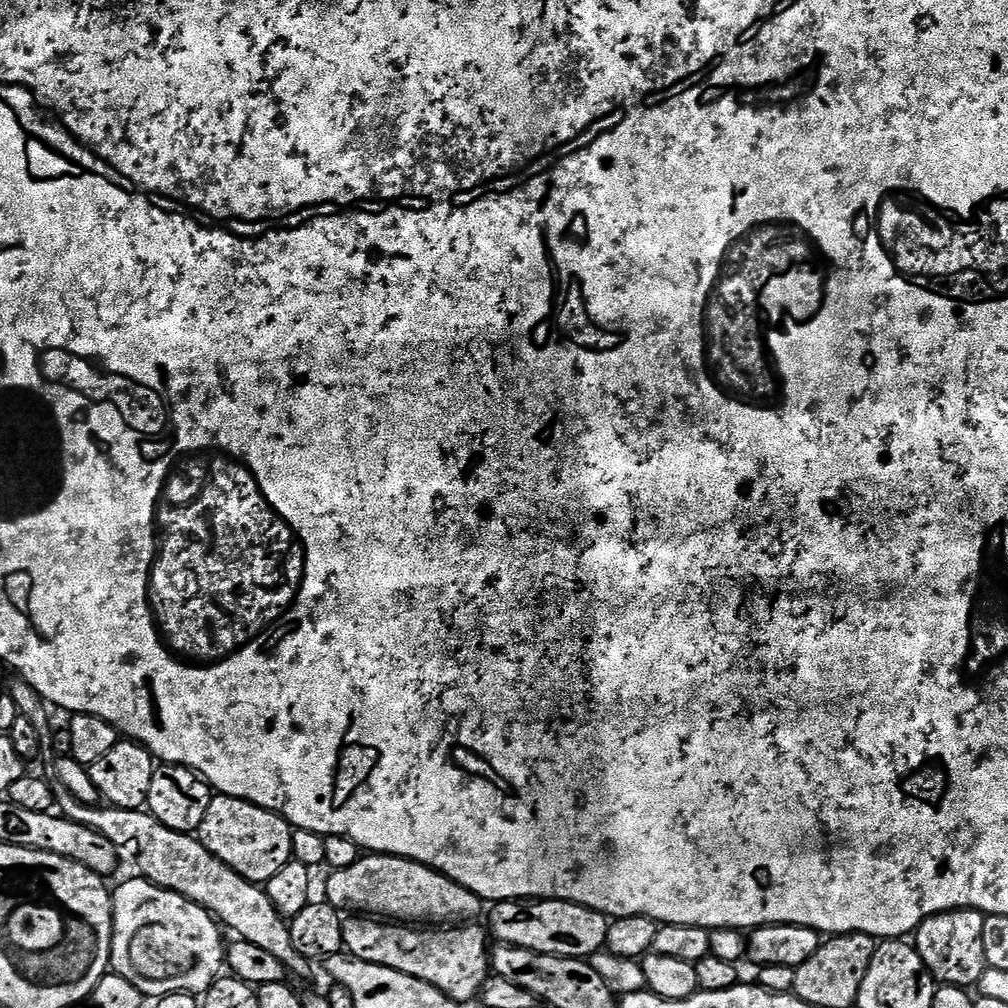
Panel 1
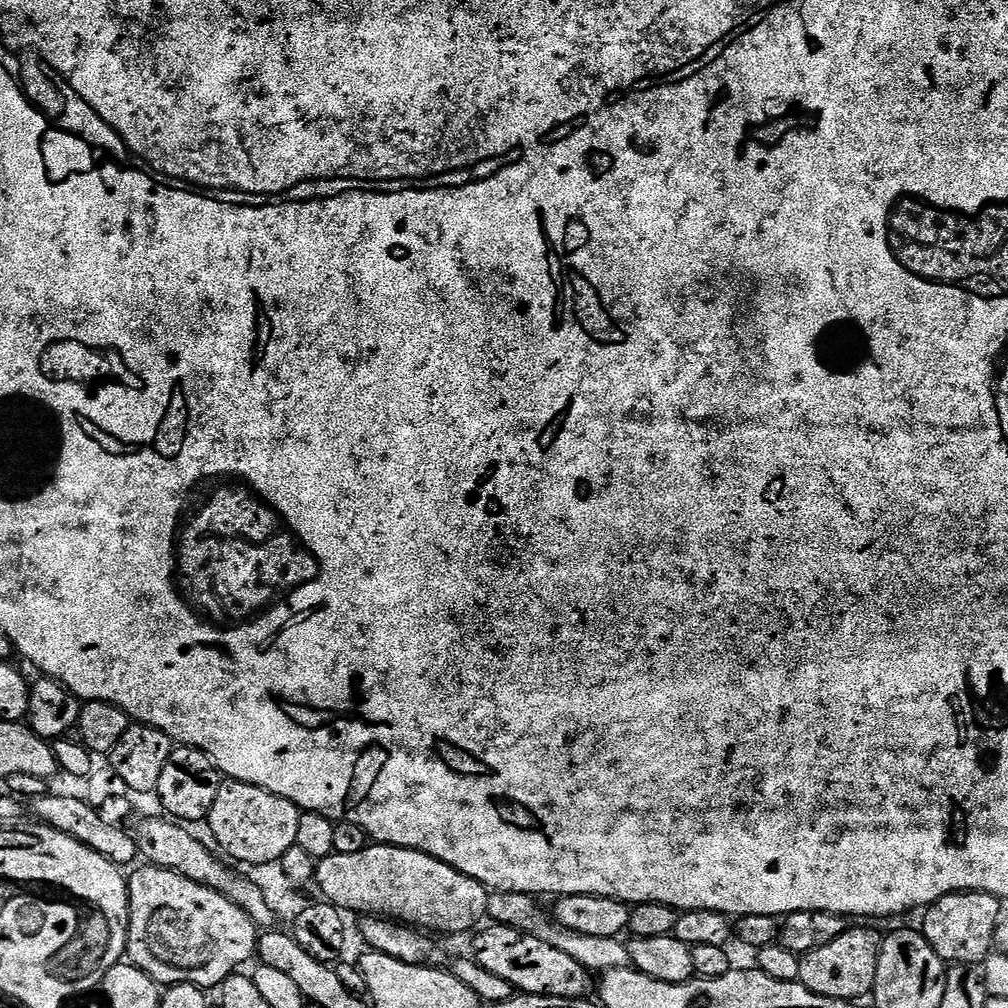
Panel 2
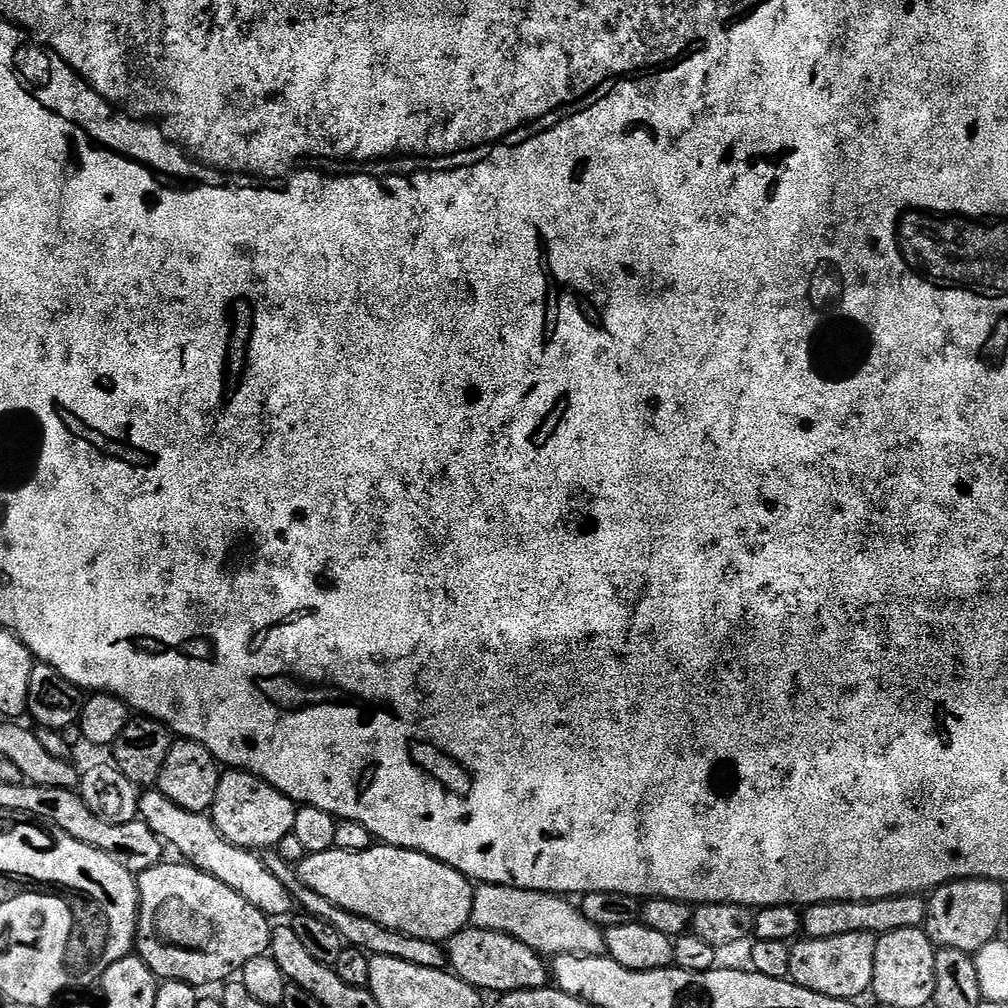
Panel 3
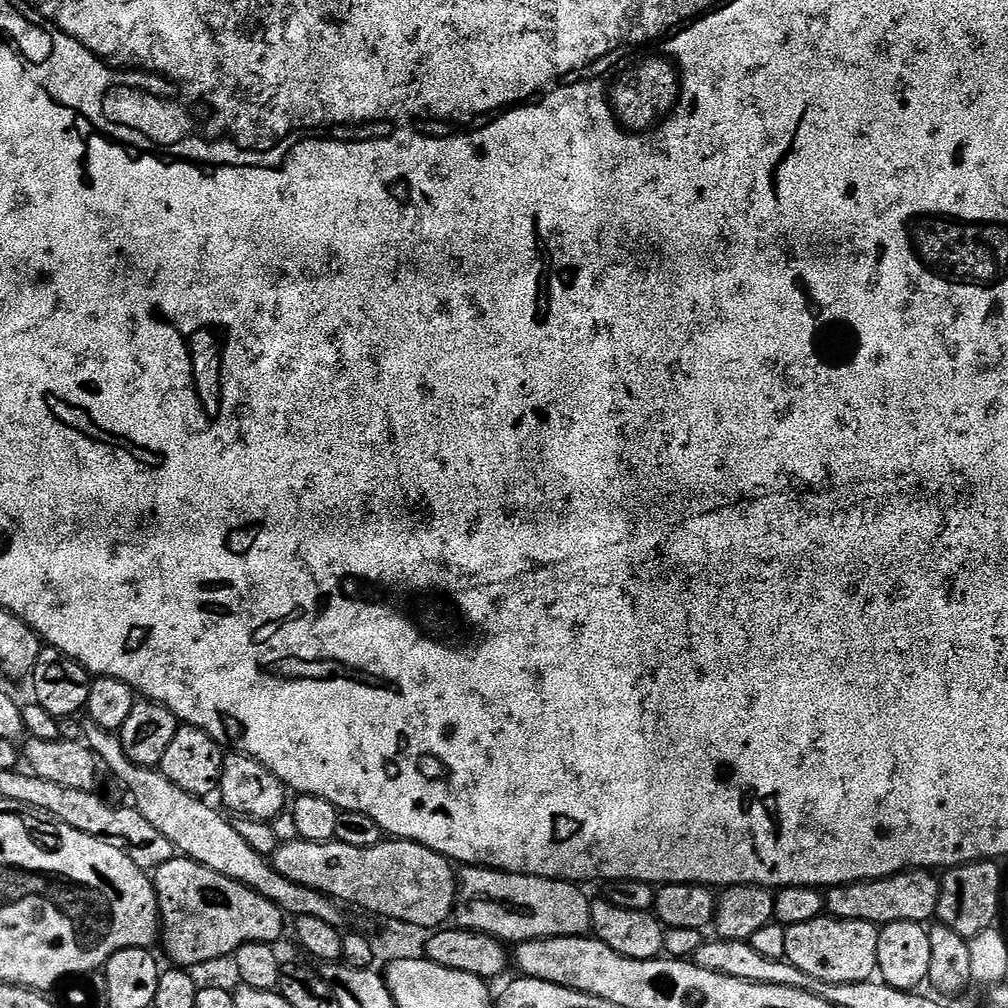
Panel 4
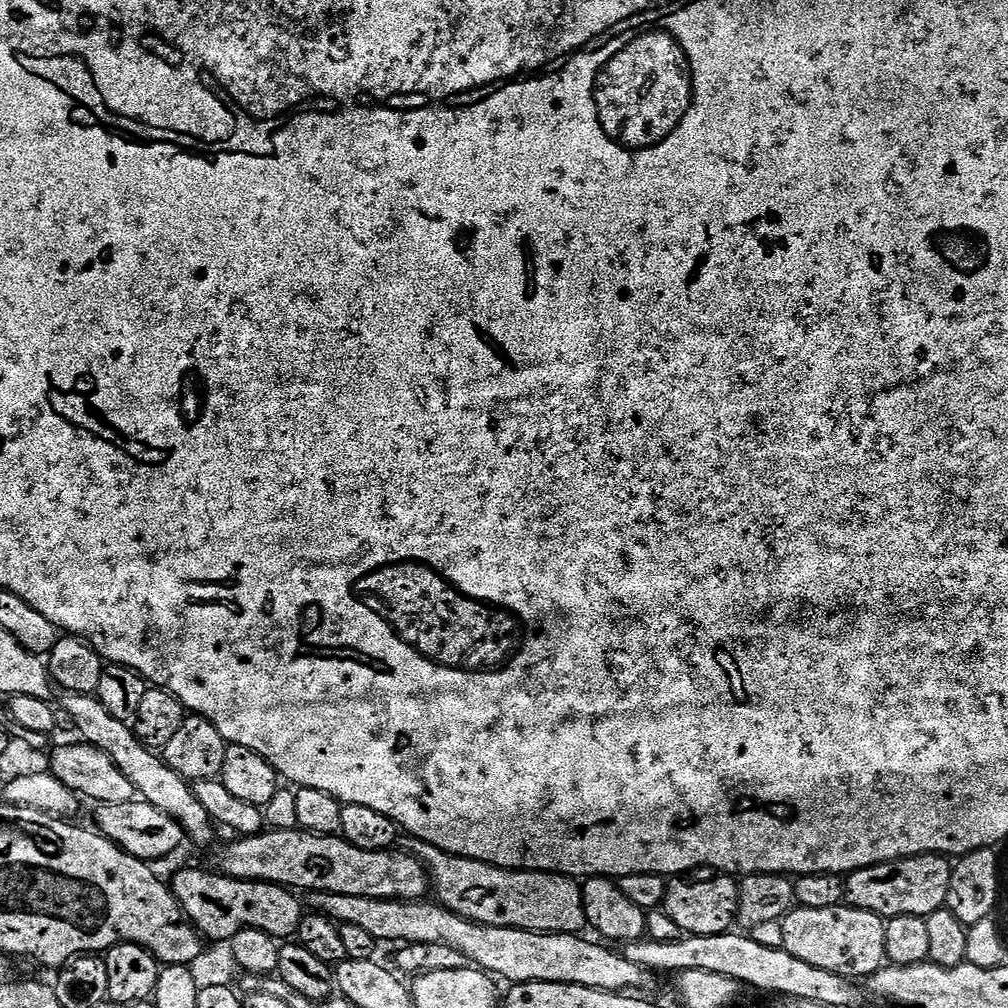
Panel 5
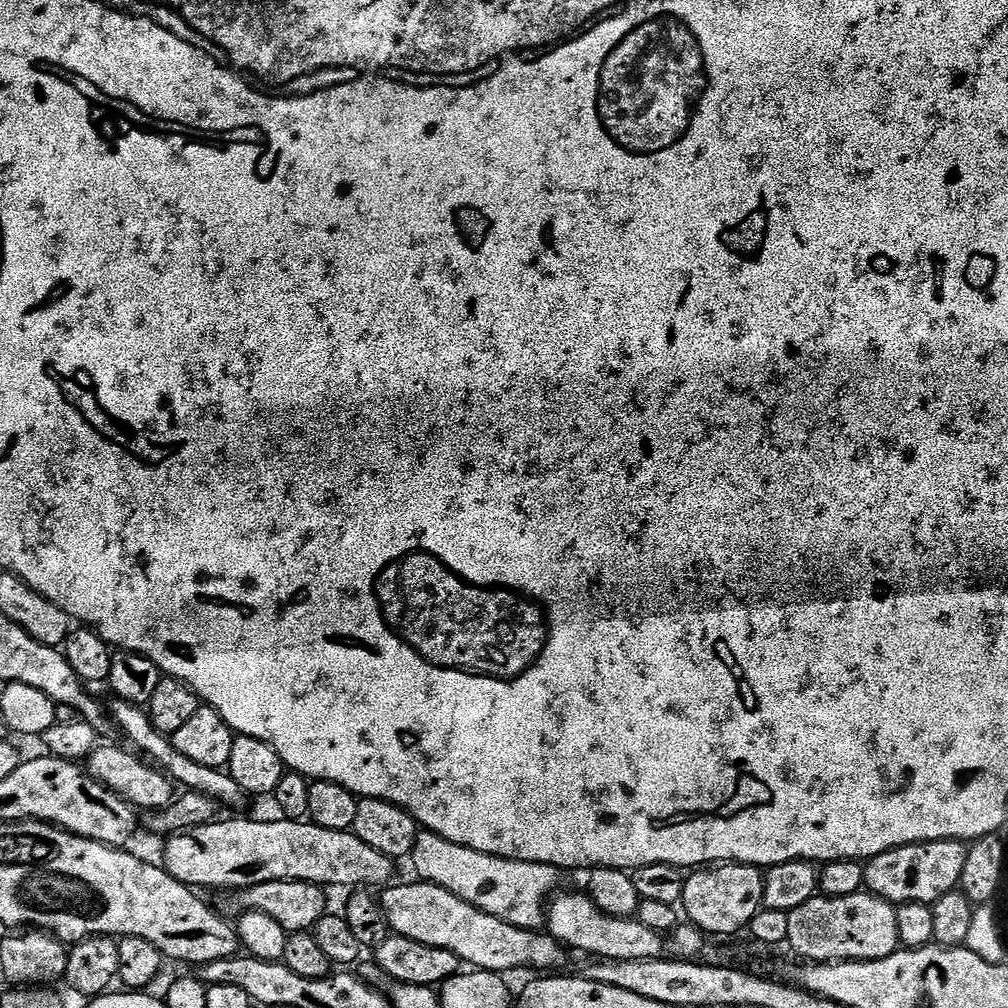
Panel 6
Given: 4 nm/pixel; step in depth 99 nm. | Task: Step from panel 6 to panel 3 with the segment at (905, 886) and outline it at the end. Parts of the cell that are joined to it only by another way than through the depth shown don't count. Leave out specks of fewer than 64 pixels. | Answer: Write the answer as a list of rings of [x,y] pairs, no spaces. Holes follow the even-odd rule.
[[[923,895],[891,896],[885,900],[831,900],[825,904],[810,904],[802,914],[802,932],[809,940],[818,938],[838,938],[838,934],[860,934],[871,932],[883,934],[894,930],[919,928],[928,918],[928,900]]]

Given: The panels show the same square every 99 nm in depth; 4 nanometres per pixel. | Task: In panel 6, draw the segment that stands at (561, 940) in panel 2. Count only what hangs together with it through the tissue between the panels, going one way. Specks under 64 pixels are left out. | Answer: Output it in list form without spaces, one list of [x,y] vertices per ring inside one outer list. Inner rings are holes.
[[[427,830],[417,831],[410,863],[423,883],[442,886],[442,890],[450,890],[450,894],[470,902],[478,910],[494,914],[494,918],[502,918],[502,922],[510,922],[510,926],[529,930],[539,929],[545,923],[546,905],[561,887],[561,869],[552,864],[518,862],[482,854],[452,844]]]

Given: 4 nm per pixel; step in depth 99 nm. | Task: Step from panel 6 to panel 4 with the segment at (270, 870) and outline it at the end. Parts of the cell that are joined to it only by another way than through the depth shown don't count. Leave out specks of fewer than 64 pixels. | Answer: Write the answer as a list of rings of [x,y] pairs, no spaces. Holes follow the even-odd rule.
[[[297,838],[279,845],[274,855],[274,867],[278,874],[290,878],[290,882],[298,882],[302,886],[323,892],[325,896],[331,896],[333,900],[345,905],[357,904],[376,916],[385,916],[385,921],[388,922],[400,921],[436,930],[447,925],[444,923],[451,921],[454,916],[458,876],[455,871],[452,873],[453,865],[445,856],[438,855],[426,846],[415,844],[412,840],[388,838],[373,848],[359,848],[339,842],[315,844]]]

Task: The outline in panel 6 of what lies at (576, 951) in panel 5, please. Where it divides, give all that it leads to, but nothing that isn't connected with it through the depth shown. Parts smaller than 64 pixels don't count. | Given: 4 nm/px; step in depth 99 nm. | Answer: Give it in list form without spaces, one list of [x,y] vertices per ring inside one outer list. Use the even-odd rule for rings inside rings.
[[[415,882],[416,884],[396,884],[383,889],[379,893],[378,903],[384,914],[384,921],[397,936],[414,938],[414,942],[422,942],[426,946],[438,946],[438,950],[450,950],[465,965],[481,972],[498,972],[509,974],[515,968],[548,968],[544,970],[560,970],[564,964],[565,949],[556,943],[556,939],[540,930],[529,930],[510,926],[510,922],[502,922],[502,918],[494,918],[494,914],[486,914],[475,908],[470,902],[450,894],[450,890],[442,890],[442,886]]]

